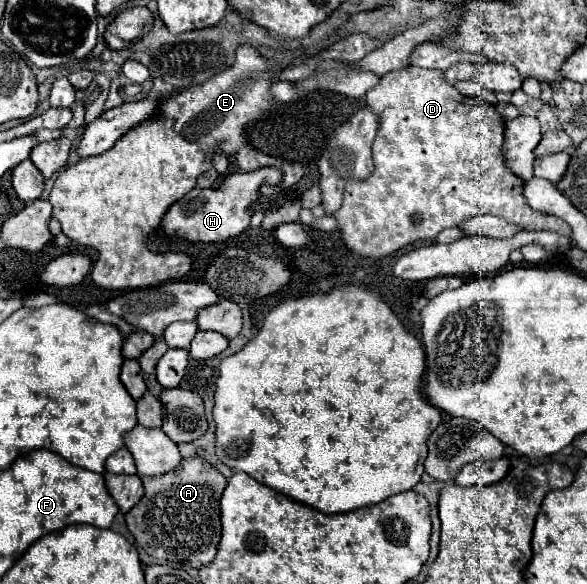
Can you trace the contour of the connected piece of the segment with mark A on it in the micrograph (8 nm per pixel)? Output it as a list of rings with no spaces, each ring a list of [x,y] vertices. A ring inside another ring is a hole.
[[[186,458],[180,468],[162,476],[146,476],[144,498],[126,514],[126,526],[136,542],[154,558],[170,564],[202,568],[216,556],[220,542],[220,498],[226,478],[202,458]]]

